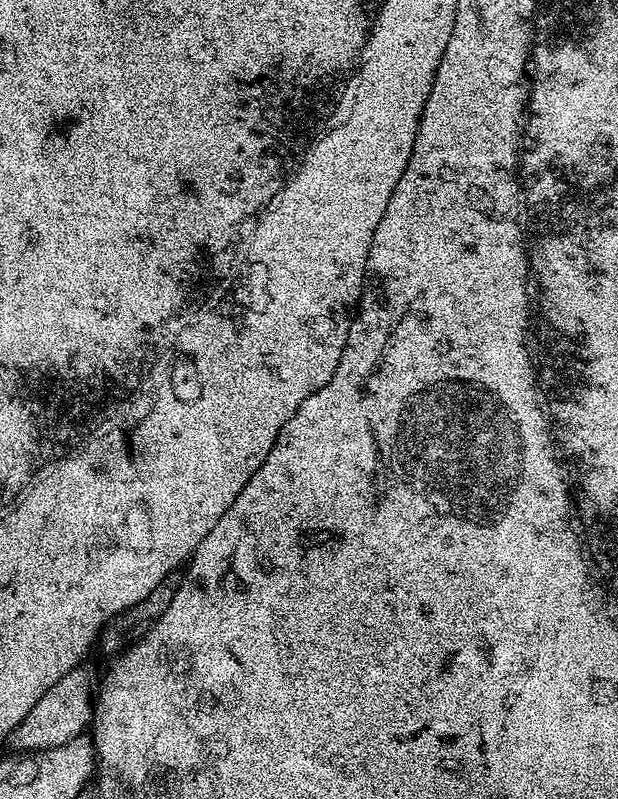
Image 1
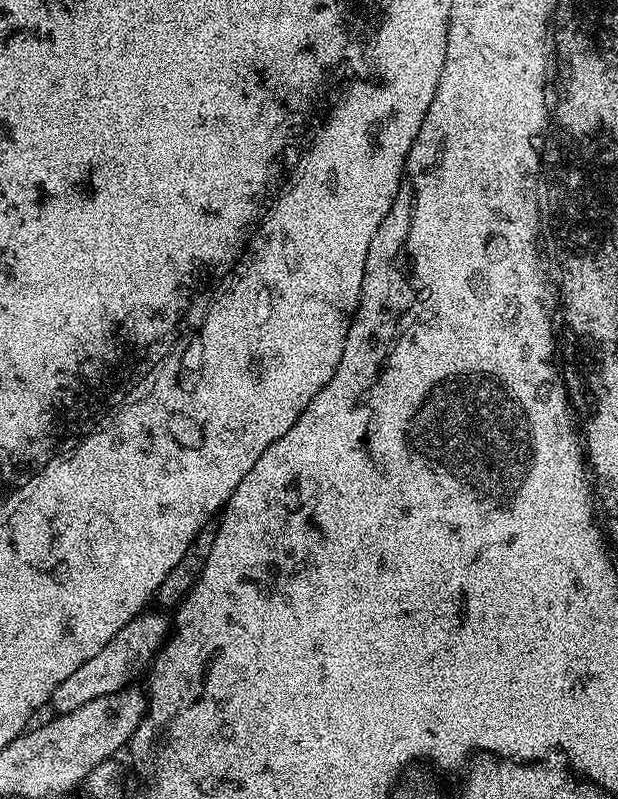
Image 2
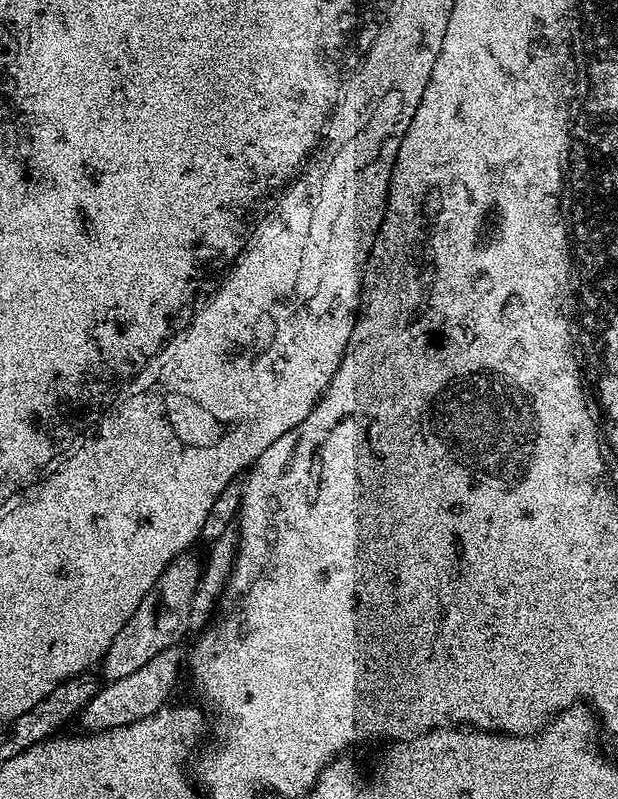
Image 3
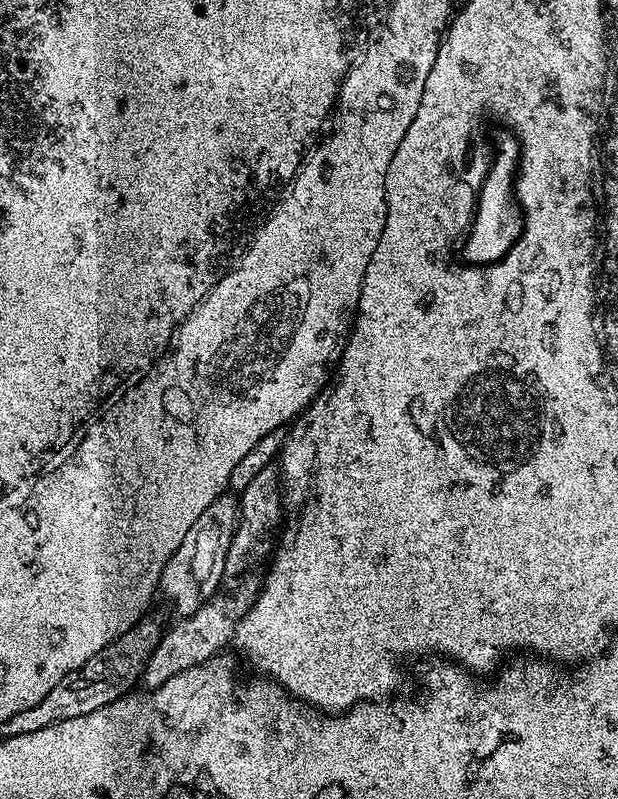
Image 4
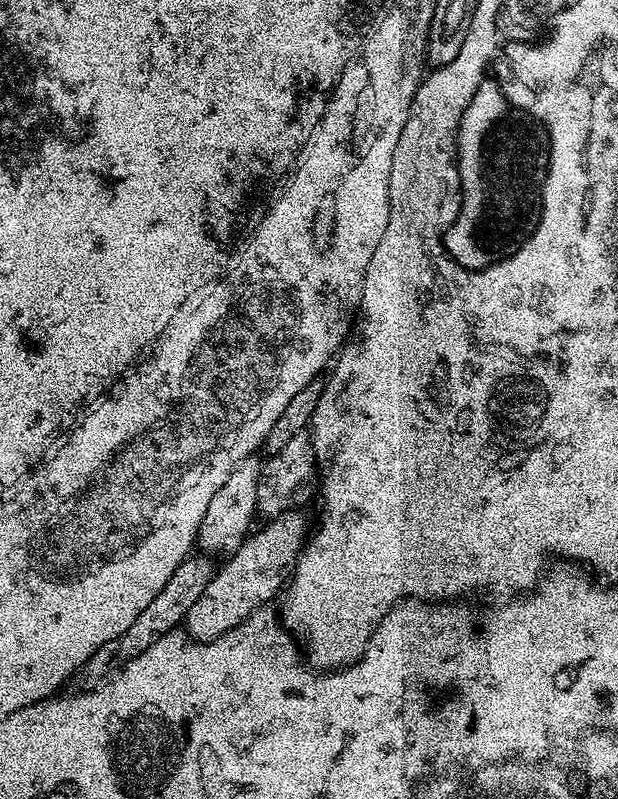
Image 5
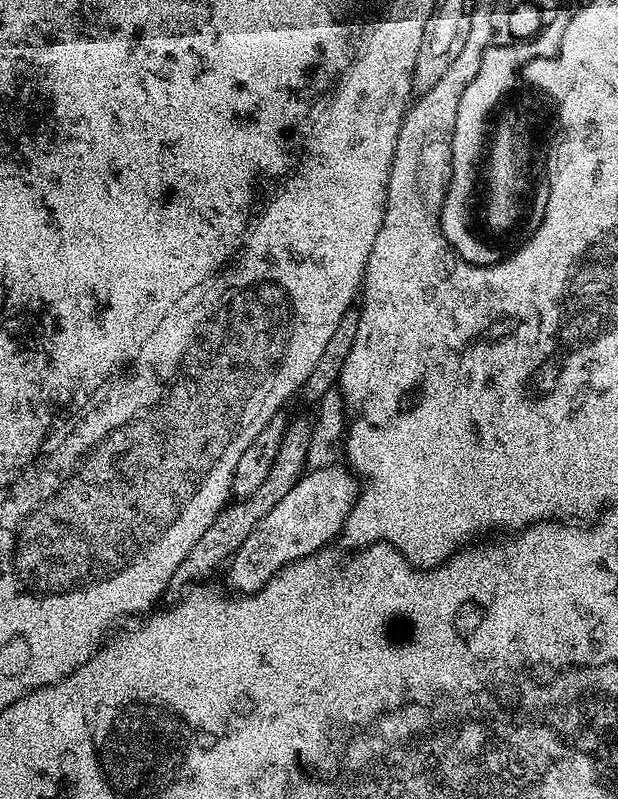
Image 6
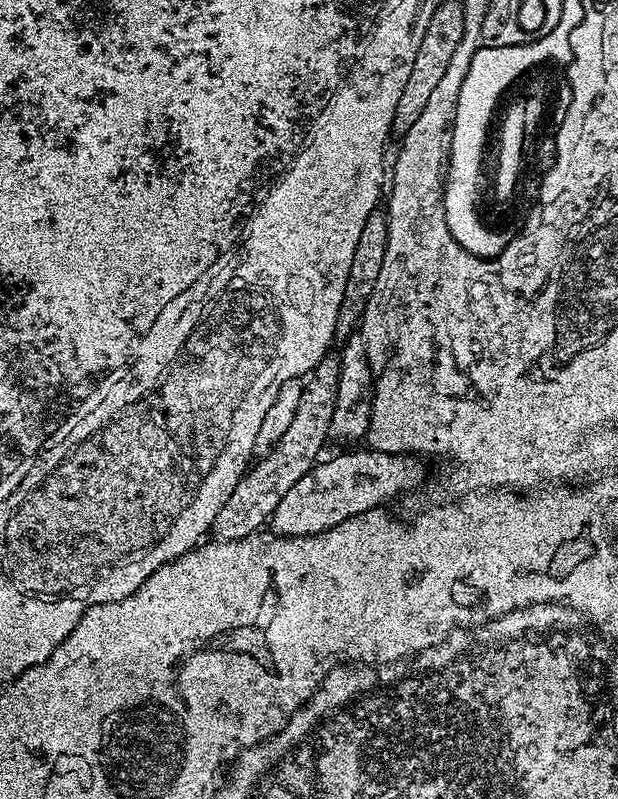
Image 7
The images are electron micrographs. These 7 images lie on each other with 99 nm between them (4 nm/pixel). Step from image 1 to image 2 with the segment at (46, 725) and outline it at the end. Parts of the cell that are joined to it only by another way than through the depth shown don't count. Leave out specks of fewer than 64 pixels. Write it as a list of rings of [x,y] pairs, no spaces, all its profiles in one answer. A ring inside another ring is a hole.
[[[145,610],[130,622],[126,622],[126,626],[122,626],[122,630],[118,630],[118,634],[114,634],[114,638],[110,638],[110,642],[106,642],[106,646],[102,646],[102,650],[98,650],[98,654],[94,654],[94,658],[82,662],[82,666],[78,666],[78,670],[74,670],[74,674],[69,674],[59,684],[58,690],[54,690],[50,701],[53,713],[78,710],[78,706],[86,706],[86,702],[94,702],[94,698],[102,698],[106,694],[120,692],[126,687],[135,685],[136,679],[140,675],[141,679],[149,671],[152,661],[155,660],[170,635],[169,617],[167,620],[164,617],[167,615],[163,611],[152,611]]]

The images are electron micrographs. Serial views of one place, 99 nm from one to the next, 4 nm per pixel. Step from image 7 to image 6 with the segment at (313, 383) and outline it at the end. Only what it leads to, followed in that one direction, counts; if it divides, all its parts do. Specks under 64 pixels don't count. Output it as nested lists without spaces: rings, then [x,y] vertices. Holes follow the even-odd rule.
[[[298,418],[285,427],[282,445],[278,448],[278,455],[274,465],[270,468],[269,477],[262,482],[262,485],[258,486],[254,494],[245,496],[241,500],[231,501],[219,512],[218,518],[210,524],[206,533],[198,538],[193,549],[182,560],[181,565],[178,566],[177,570],[174,570],[168,583],[167,595],[169,597],[179,597],[185,590],[199,585],[196,584],[199,580],[206,579],[219,565],[221,567],[230,560],[238,547],[242,546],[242,542],[246,540],[254,526],[270,514],[270,511],[274,510],[274,506],[278,506],[279,502],[286,498],[288,491],[294,488],[306,470],[311,425],[309,419],[306,421]]]

